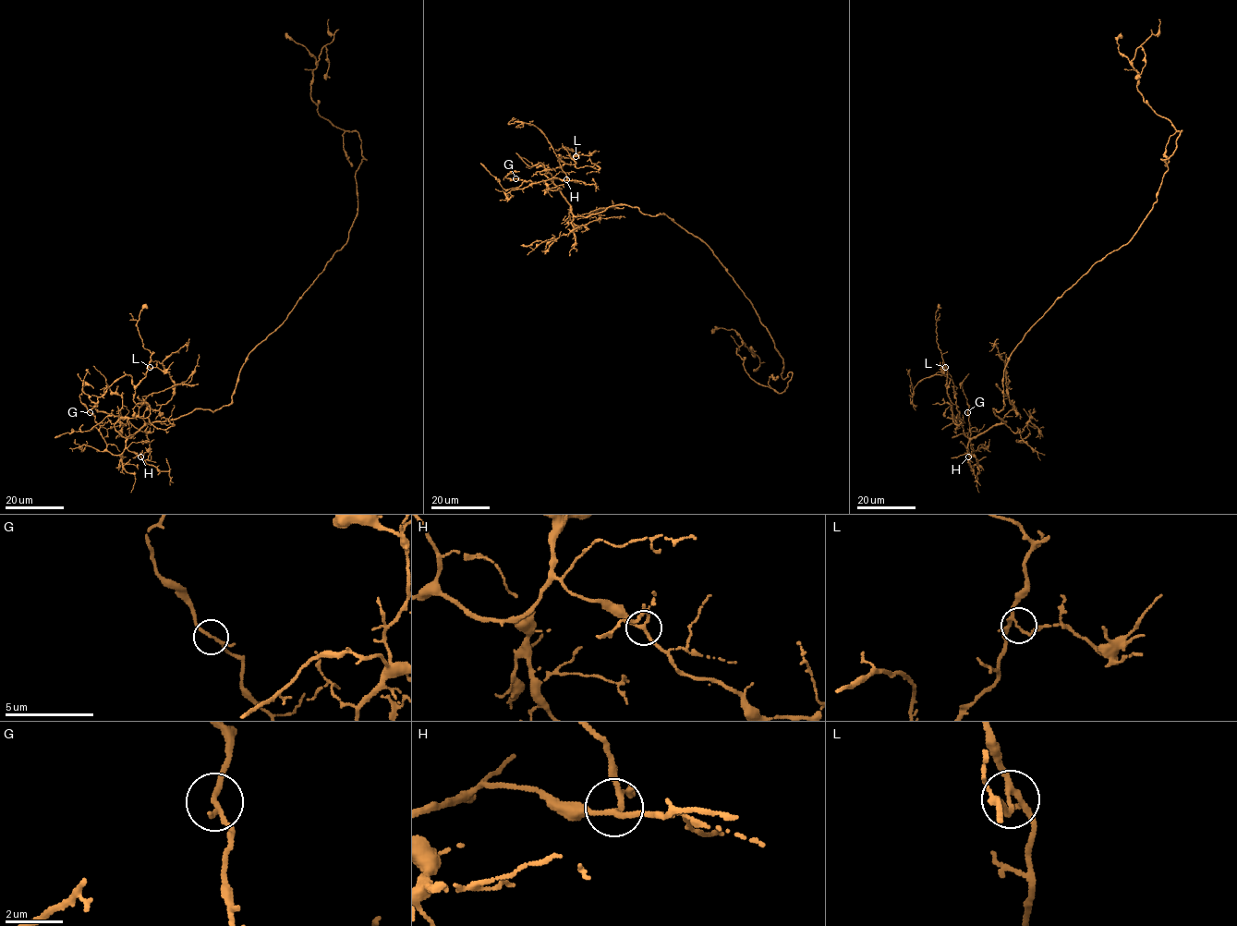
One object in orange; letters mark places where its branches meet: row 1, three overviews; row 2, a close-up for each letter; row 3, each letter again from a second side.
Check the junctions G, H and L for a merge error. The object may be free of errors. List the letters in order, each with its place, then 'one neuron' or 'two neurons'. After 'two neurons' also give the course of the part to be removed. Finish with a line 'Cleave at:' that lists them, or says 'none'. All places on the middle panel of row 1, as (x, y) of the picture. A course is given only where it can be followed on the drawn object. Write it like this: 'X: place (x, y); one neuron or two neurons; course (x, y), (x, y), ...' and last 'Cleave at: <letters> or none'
G: place (515, 178); one neuron
H: place (566, 179); one neuron
L: place (576, 156); one neuron
Cleave at: none

